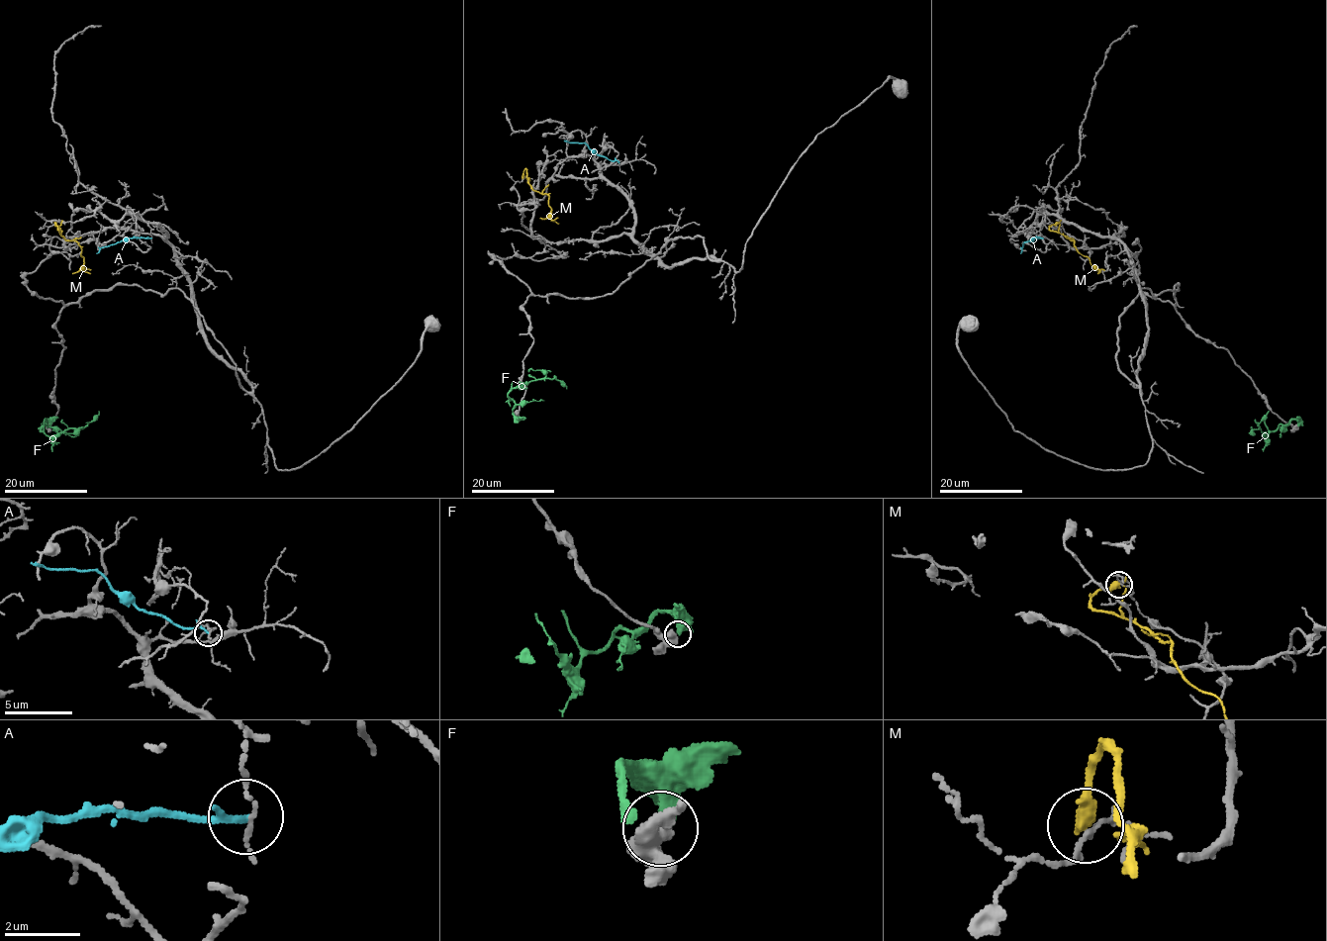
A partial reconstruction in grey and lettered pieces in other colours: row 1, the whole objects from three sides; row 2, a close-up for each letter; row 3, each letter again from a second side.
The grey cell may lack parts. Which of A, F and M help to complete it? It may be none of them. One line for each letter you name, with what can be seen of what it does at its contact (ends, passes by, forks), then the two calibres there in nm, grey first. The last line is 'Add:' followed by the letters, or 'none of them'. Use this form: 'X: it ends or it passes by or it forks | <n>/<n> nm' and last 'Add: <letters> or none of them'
Add: none of them

